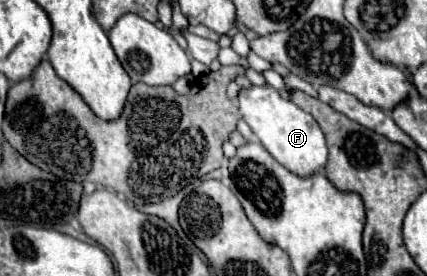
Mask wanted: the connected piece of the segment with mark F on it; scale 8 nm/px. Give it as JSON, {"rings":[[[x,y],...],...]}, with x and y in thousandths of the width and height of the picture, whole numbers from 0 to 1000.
{"rings":[[[593,312],[560,333],[560,399],[569,435],[588,457],[593,486],[621,529],[621,543],[677,623],[719,645],[752,623],[766,594],[761,493],[738,428],[705,399],[696,377],[663,362],[639,312]]]}

